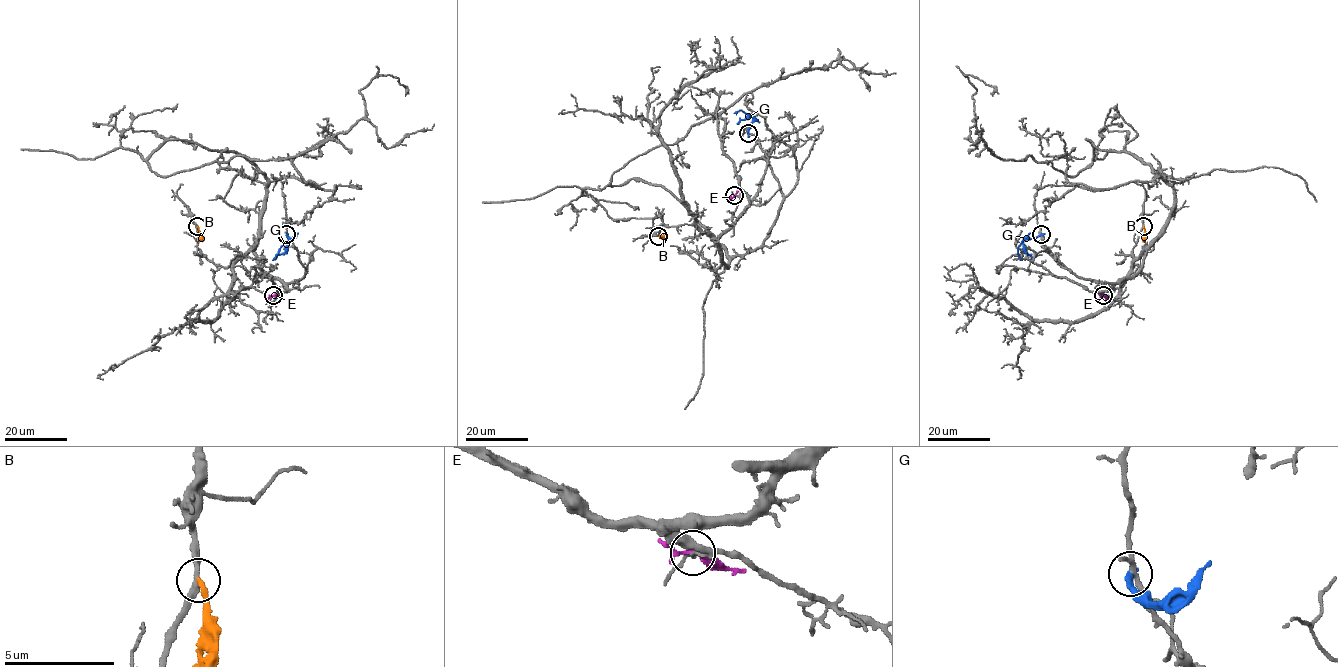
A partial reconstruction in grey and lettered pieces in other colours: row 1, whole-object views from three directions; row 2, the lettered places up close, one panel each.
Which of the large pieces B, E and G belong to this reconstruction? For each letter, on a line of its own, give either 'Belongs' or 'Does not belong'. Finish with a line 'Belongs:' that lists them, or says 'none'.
B: Does not belong
E: Does not belong
G: Does not belong
Belongs: none

